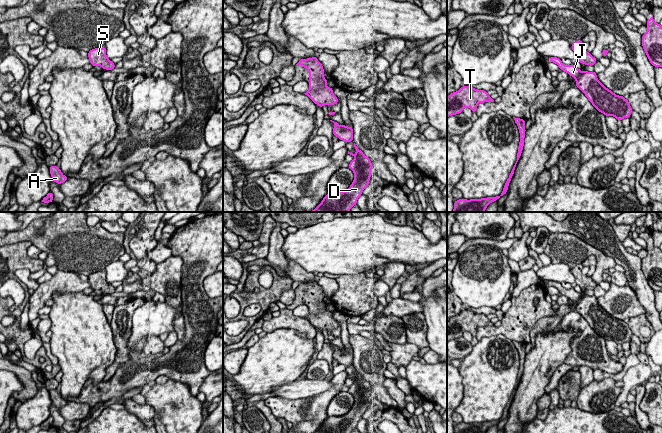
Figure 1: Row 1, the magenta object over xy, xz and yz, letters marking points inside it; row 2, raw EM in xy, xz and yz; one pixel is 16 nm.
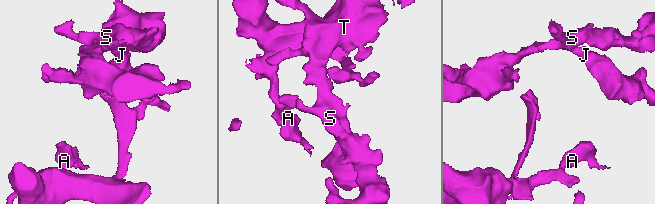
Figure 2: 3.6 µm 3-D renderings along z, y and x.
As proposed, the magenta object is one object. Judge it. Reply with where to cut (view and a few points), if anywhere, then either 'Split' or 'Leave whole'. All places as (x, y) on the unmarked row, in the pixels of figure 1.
No split. Leave whole

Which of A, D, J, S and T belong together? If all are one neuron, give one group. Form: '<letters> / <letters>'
A D J S T

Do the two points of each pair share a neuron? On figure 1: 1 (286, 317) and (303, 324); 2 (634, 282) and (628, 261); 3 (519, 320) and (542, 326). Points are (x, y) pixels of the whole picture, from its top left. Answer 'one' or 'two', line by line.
1: one
2: one
3: two

